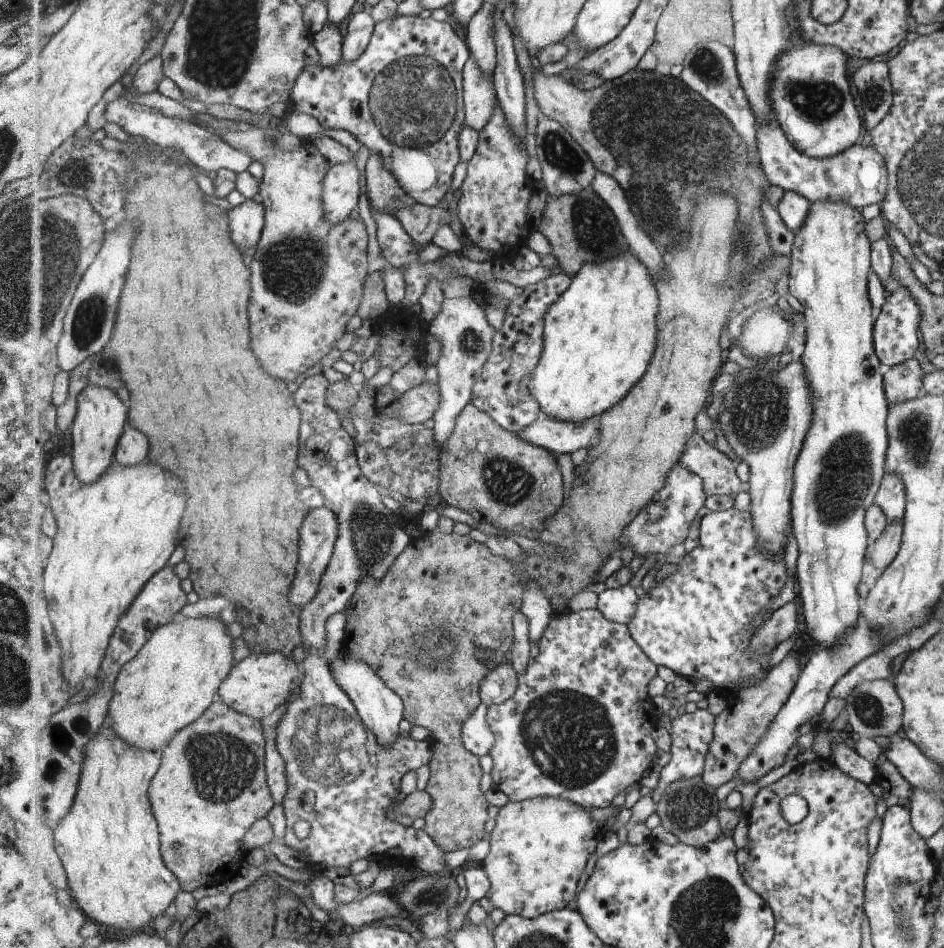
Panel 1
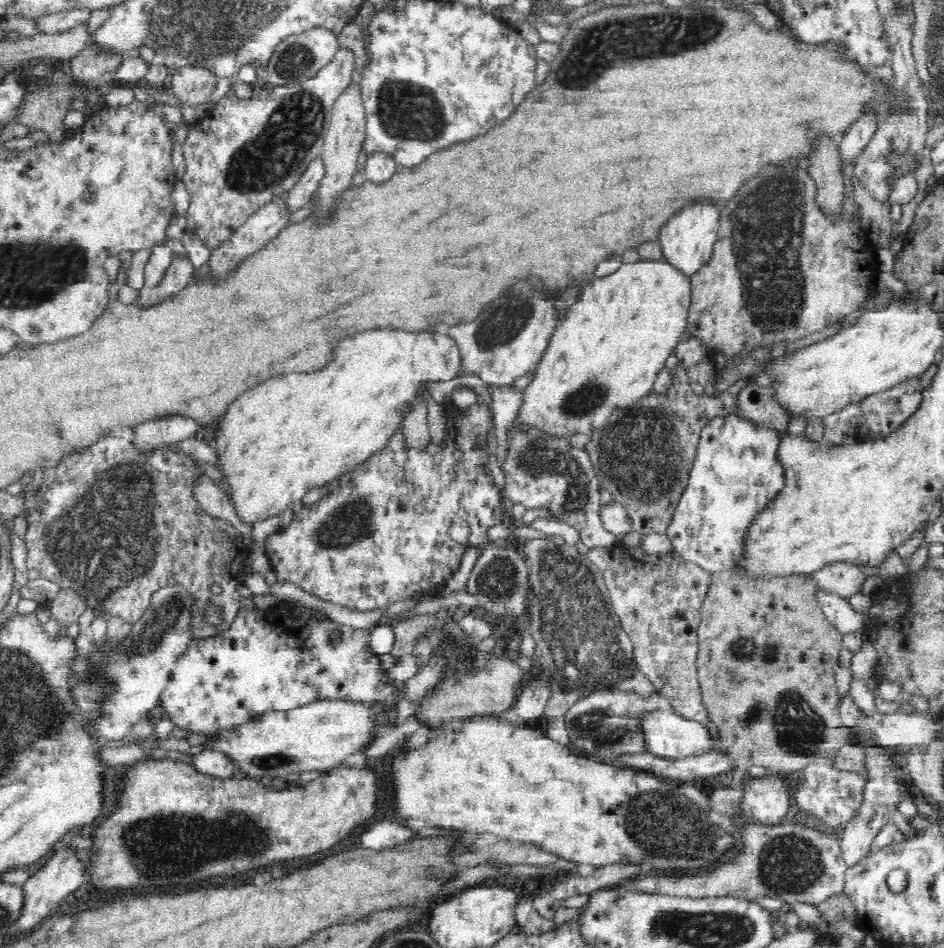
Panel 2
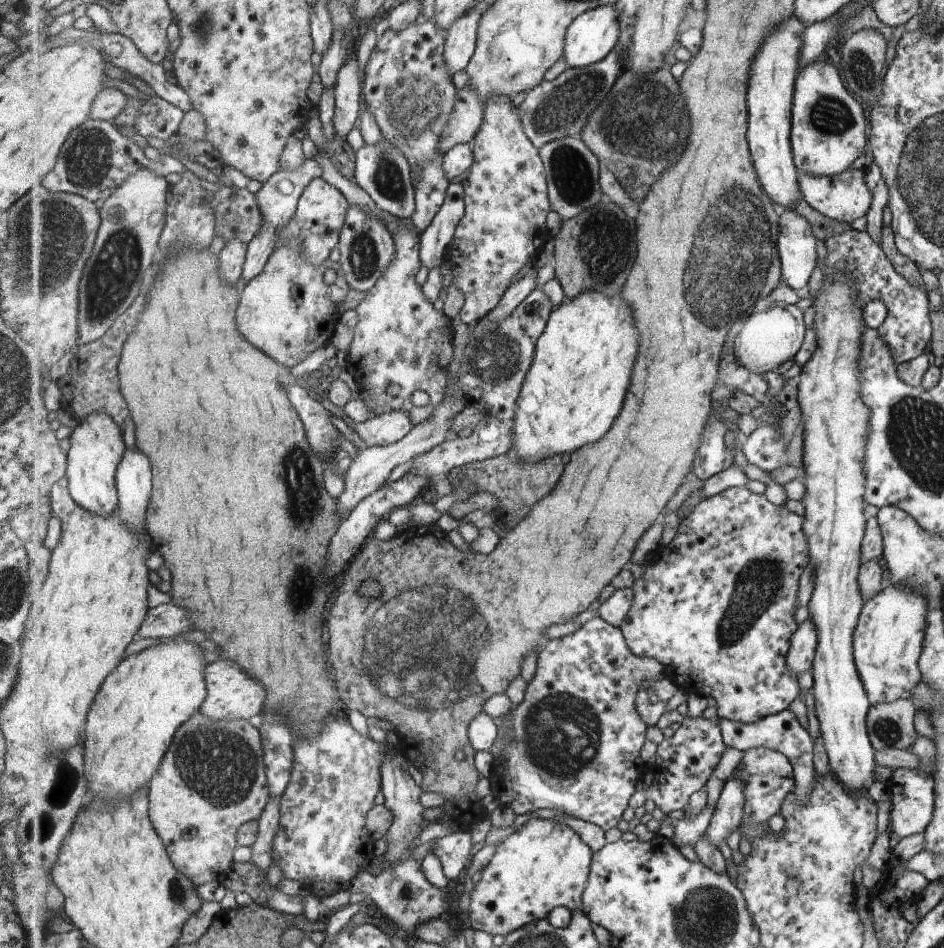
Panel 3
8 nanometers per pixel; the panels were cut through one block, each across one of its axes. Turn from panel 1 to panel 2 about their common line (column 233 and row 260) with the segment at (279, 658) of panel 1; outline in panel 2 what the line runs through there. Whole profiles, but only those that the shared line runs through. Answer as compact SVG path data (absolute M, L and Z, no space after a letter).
M706 198L676 212L668 220L668 224L660 228L658 243L668 263L674 264L674 267L684 271L684 275L691 277L712 257L713 244L717 238L716 230L720 230L720 210L710 198Z

